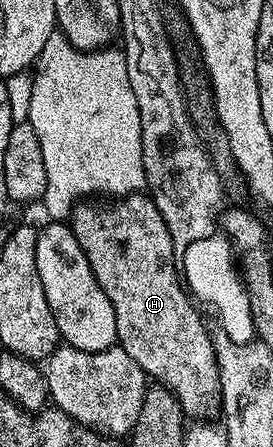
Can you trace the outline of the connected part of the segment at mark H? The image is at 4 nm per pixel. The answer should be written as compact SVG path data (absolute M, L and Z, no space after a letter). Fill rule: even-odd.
M134 192L110 202L113 202L110 206L78 205L71 215L71 225L99 288L103 288L107 300L111 300L111 308L115 308L120 349L125 350L154 383L166 386L190 419L216 419L221 408L221 377L215 342L212 337L209 339L200 314L193 308L195 302L183 285L178 263L173 263L175 247L171 232L167 232L167 224L148 193Z

